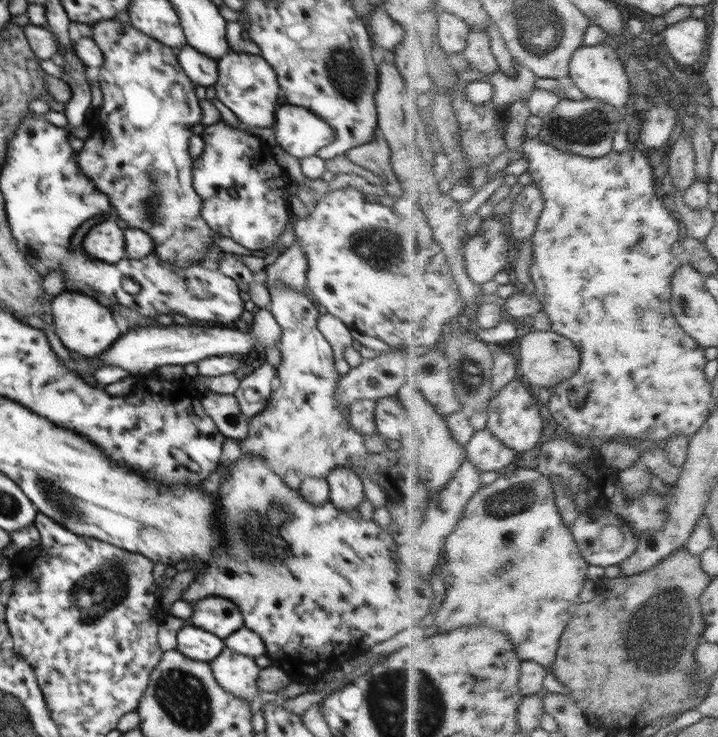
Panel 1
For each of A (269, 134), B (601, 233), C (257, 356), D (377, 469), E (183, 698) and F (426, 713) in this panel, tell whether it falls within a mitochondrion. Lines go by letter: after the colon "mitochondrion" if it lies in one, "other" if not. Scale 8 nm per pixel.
A: other
B: mitochondrion
C: other
D: other
E: mitochondrion
F: mitochondrion

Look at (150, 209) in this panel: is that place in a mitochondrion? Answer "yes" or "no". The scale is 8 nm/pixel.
yes

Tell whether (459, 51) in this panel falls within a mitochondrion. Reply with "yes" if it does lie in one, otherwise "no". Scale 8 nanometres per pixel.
no

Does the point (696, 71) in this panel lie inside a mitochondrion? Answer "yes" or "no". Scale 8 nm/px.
no

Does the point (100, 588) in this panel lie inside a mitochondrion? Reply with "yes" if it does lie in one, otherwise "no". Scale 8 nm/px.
yes

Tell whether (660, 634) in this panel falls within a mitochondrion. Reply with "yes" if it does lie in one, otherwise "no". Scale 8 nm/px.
yes

